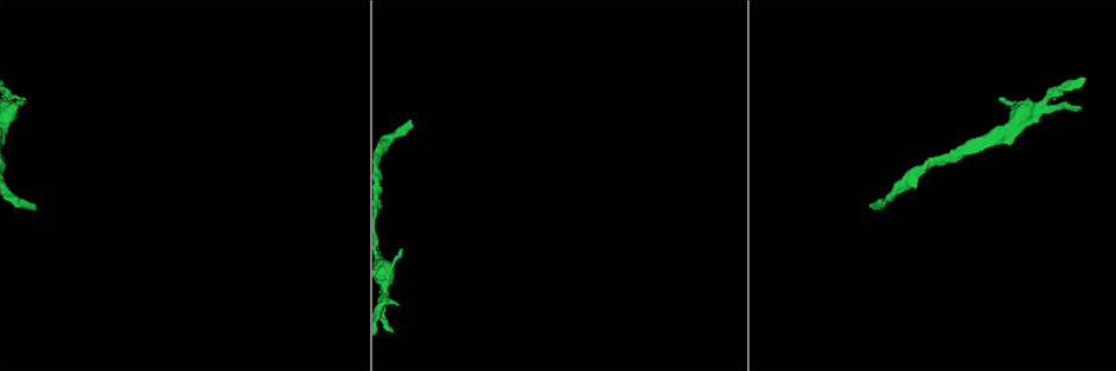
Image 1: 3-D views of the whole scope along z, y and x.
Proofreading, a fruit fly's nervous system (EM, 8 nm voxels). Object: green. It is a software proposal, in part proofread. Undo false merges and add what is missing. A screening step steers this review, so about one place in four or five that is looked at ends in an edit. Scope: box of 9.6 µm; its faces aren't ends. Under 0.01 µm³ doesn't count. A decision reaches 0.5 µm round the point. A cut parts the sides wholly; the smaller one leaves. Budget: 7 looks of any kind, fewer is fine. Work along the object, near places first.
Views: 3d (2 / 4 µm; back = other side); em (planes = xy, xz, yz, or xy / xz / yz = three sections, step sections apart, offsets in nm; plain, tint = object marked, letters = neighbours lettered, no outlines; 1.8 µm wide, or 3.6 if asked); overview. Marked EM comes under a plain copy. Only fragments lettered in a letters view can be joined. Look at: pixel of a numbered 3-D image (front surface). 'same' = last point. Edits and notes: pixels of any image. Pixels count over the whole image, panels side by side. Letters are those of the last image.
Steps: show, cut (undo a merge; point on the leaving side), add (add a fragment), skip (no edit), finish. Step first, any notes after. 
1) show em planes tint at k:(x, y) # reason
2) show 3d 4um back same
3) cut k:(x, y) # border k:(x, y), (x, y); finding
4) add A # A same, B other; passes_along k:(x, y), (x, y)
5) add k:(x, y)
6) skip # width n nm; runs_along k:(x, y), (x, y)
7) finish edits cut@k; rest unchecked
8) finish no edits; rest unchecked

show em yz step 8 tint at 1:(874, 210) # branch stops here

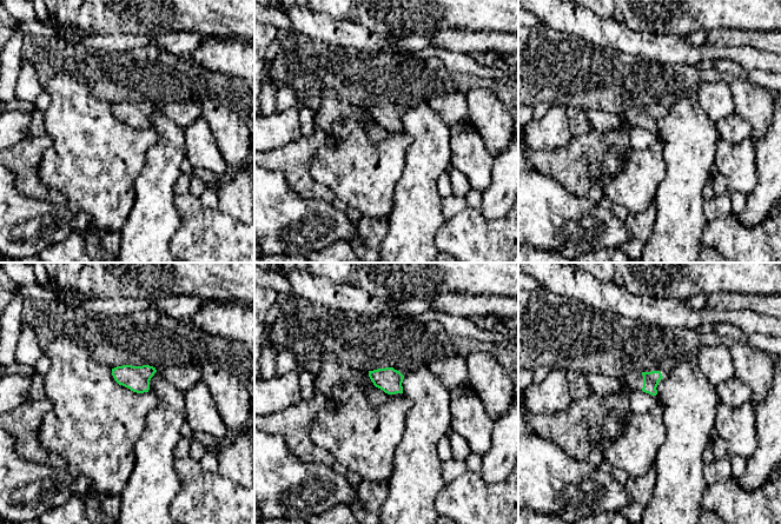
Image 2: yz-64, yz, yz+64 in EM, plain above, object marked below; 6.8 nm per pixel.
show em yz step 8 letters same # see the neighbours

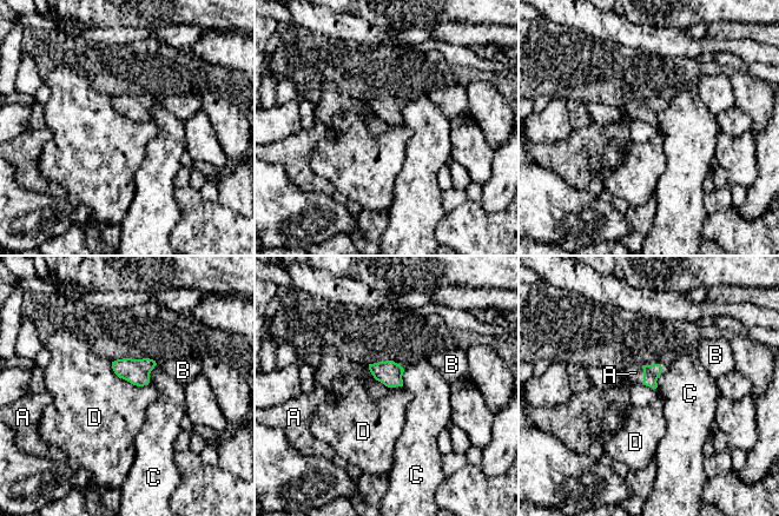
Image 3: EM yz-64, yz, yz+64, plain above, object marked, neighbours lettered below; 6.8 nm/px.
add A # A same, B other, C other, D other; it goes on there

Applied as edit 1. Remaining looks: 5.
show overview # see it whole again

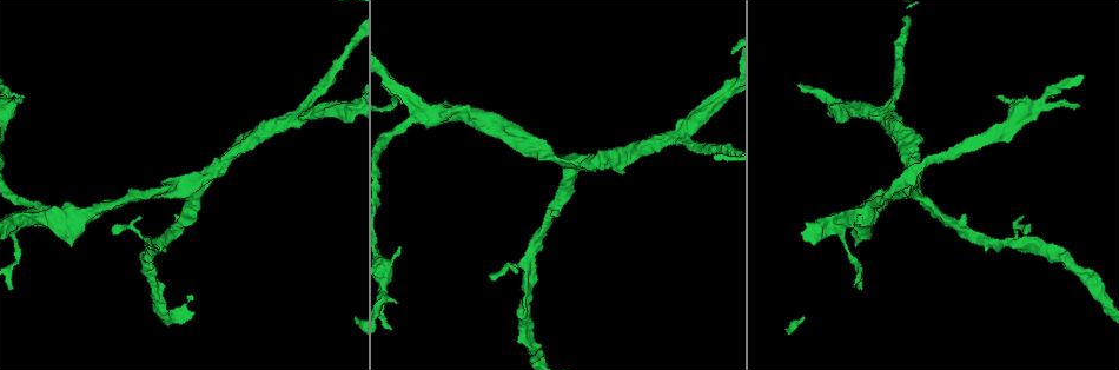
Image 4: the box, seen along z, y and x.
show em xy step 8 letters at 4:(398, 246) # branch stops here

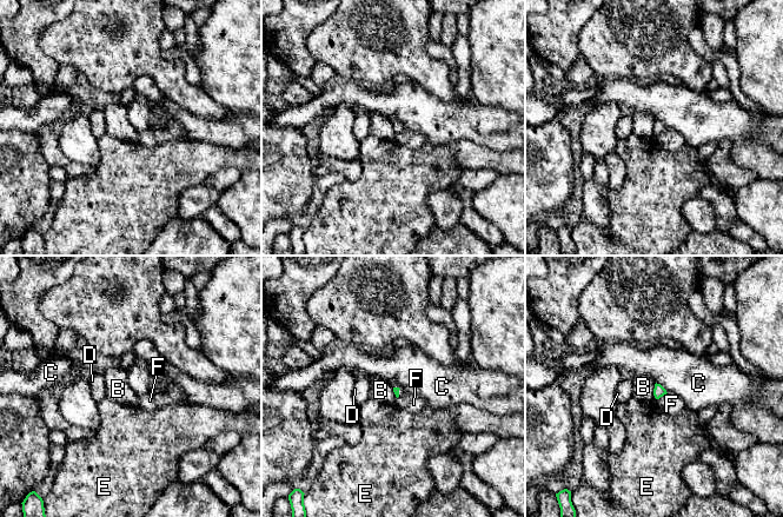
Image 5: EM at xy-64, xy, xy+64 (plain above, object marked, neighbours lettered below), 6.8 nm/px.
show em planes letters same

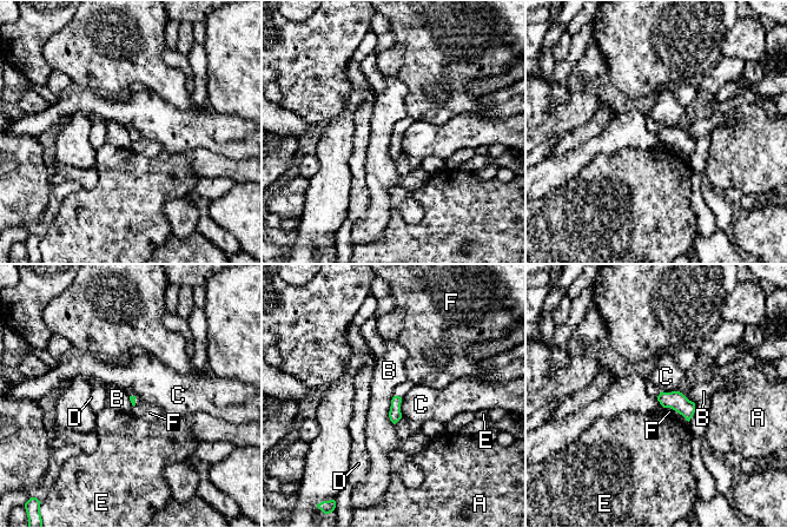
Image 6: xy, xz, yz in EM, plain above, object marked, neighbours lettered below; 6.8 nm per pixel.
skip # A other, B other, C other, D other, E other, F other; none of them fits

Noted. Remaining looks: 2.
finish edits add@3; rest unchecked

